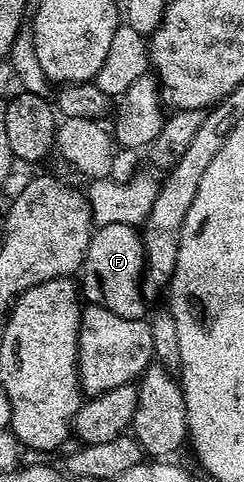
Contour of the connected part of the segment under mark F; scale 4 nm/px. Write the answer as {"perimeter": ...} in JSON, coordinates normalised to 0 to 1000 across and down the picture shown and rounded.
{"perimeter":[[[447,463],[410,467],[373,485],[373,500],[348,521],[332,573],[332,608],[377,633],[410,633],[496,662],[590,664],[607,654],[602,633],[586,627],[586,608],[570,602],[570,583],[594,575],[594,535],[586,531],[586,494],[549,467]]]}

